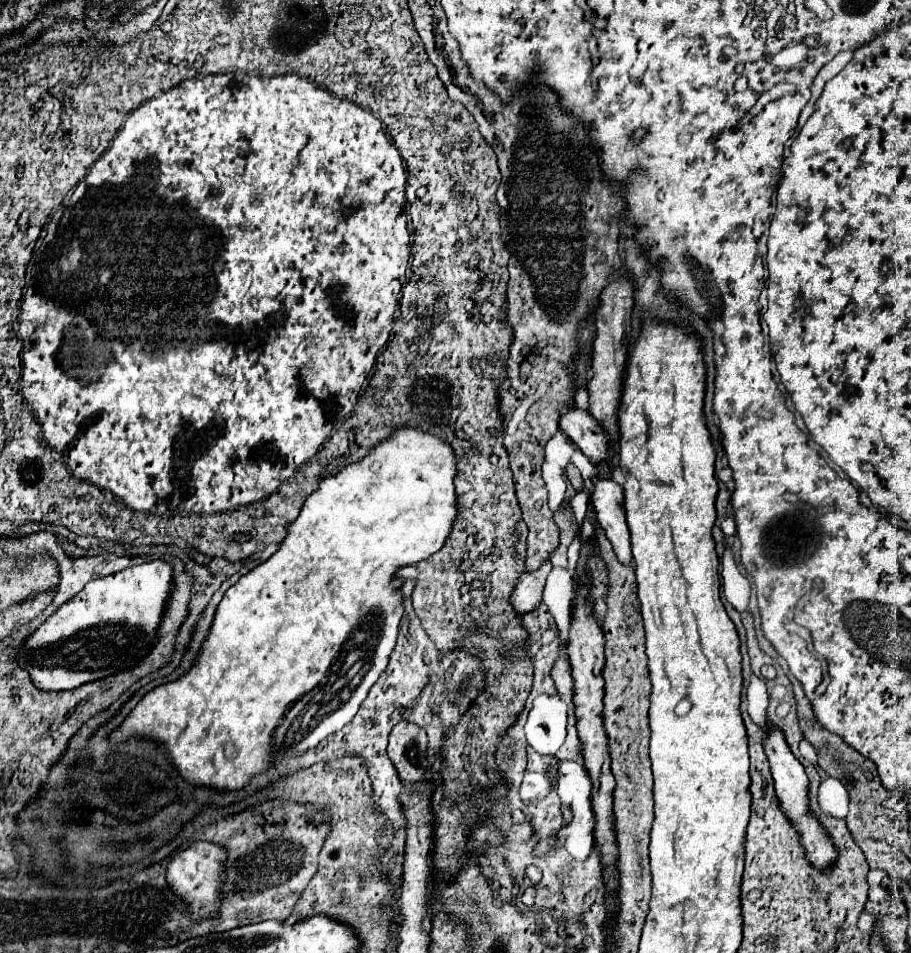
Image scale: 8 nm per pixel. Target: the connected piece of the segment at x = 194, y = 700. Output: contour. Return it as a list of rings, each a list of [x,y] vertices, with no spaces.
[[[397,427],[389,439],[375,445],[365,459],[359,463],[351,463],[343,467],[337,475],[321,479],[319,487],[307,497],[301,515],[295,519],[295,523],[289,525],[289,533],[283,539],[283,545],[277,553],[273,553],[265,563],[251,569],[247,575],[243,575],[223,597],[219,603],[219,609],[215,613],[215,621],[211,625],[211,633],[207,641],[203,643],[203,649],[197,657],[197,663],[191,667],[187,675],[177,679],[175,683],[165,683],[149,691],[141,703],[133,709],[133,713],[123,721],[123,725],[111,735],[113,743],[125,741],[127,737],[139,735],[151,741],[157,741],[159,745],[165,745],[165,751],[173,765],[179,769],[181,777],[197,783],[197,785],[213,785],[219,789],[241,789],[249,779],[261,771],[265,771],[271,765],[271,759],[277,755],[297,755],[305,753],[307,749],[315,747],[321,739],[327,735],[339,731],[345,727],[357,713],[359,705],[367,697],[373,683],[379,679],[379,675],[385,671],[389,663],[389,655],[395,649],[397,633],[399,633],[399,621],[403,617],[403,593],[399,587],[393,587],[393,579],[397,577],[397,571],[415,565],[419,561],[425,561],[433,553],[437,553],[447,535],[451,533],[451,527],[457,519],[457,497],[453,479],[457,475],[457,463],[455,463],[455,451],[449,447],[449,443],[441,437],[423,433],[413,427]]]

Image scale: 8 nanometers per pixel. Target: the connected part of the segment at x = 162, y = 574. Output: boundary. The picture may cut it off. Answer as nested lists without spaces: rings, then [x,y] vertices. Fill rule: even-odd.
[[[167,561],[141,563],[95,579],[27,637],[17,663],[41,691],[69,691],[131,669],[155,647],[171,589],[173,567]]]

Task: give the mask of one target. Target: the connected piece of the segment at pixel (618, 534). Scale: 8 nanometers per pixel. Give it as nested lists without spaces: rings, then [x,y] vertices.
[[[597,473],[591,475],[593,493],[591,493],[591,507],[595,509],[597,523],[605,531],[607,539],[611,541],[617,557],[621,563],[631,563],[631,543],[629,543],[629,527],[625,521],[623,509],[623,489],[621,485],[599,477]]]

